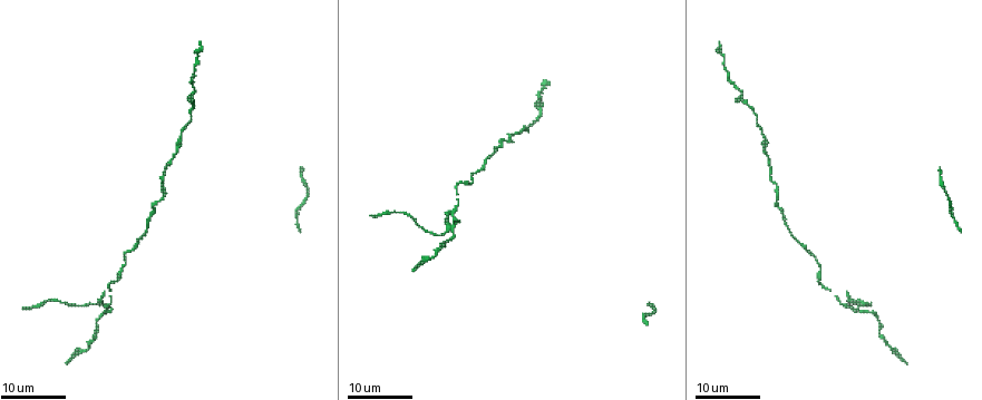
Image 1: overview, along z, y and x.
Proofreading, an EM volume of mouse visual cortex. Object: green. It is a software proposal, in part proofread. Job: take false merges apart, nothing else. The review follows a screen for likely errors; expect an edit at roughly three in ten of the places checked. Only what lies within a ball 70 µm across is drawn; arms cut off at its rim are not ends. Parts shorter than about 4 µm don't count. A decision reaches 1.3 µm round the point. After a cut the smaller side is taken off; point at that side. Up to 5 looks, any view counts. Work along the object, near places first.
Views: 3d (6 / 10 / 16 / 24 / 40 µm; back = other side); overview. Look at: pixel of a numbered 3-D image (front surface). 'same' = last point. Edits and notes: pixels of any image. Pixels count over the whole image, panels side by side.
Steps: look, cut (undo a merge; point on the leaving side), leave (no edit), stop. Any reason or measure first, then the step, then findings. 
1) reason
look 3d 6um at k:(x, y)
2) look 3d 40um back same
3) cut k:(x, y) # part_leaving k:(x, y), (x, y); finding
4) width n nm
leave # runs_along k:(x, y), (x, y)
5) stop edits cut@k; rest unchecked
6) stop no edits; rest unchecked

side arm on a straight run
look 3d 16um at 1:(106, 311)

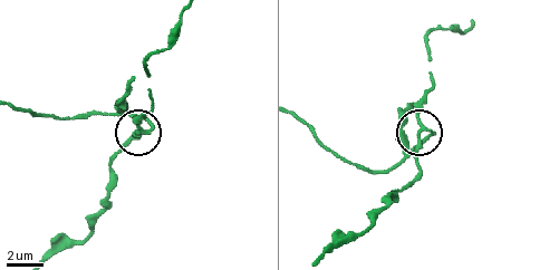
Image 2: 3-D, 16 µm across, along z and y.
look 3d 6um at 2:(139, 130)

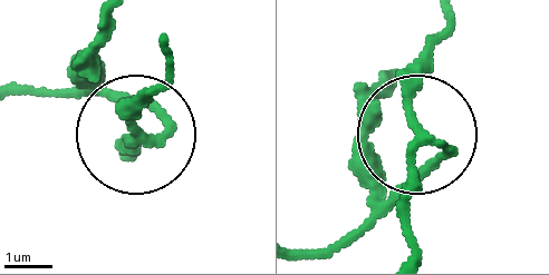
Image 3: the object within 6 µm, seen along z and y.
side_arm 16 um
cut 3:(373, 167) # part_leaving 3:(440, 146), (352, 231), (304, 254); two neurons meet here

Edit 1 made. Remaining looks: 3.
look overview

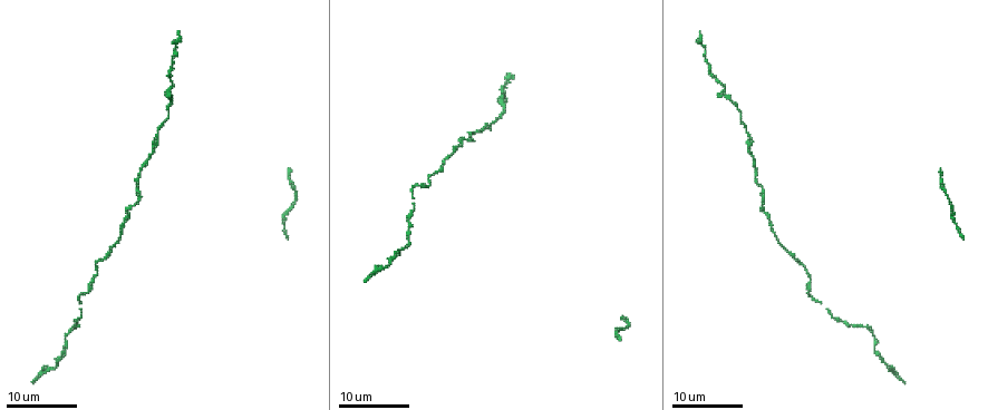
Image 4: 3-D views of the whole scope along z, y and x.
sudden change in width
look 3d 16um at 4:(101, 258)

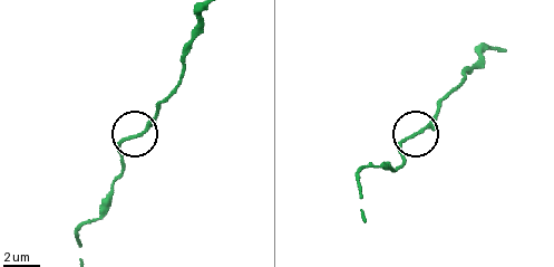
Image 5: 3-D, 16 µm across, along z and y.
look 3d 10um at 5:(418, 132)

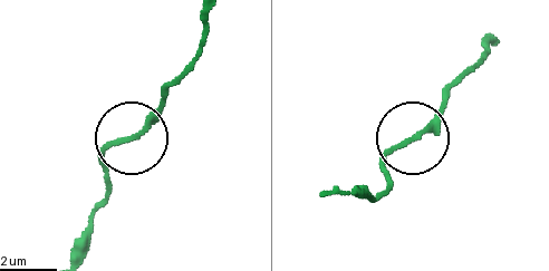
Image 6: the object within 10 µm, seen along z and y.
leave # runs_along 6:(491, 40), (440, 112), (389, 155), (383, 176); continuous, no second neuron

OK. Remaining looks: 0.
stop edits cut@3; rest unchecked

